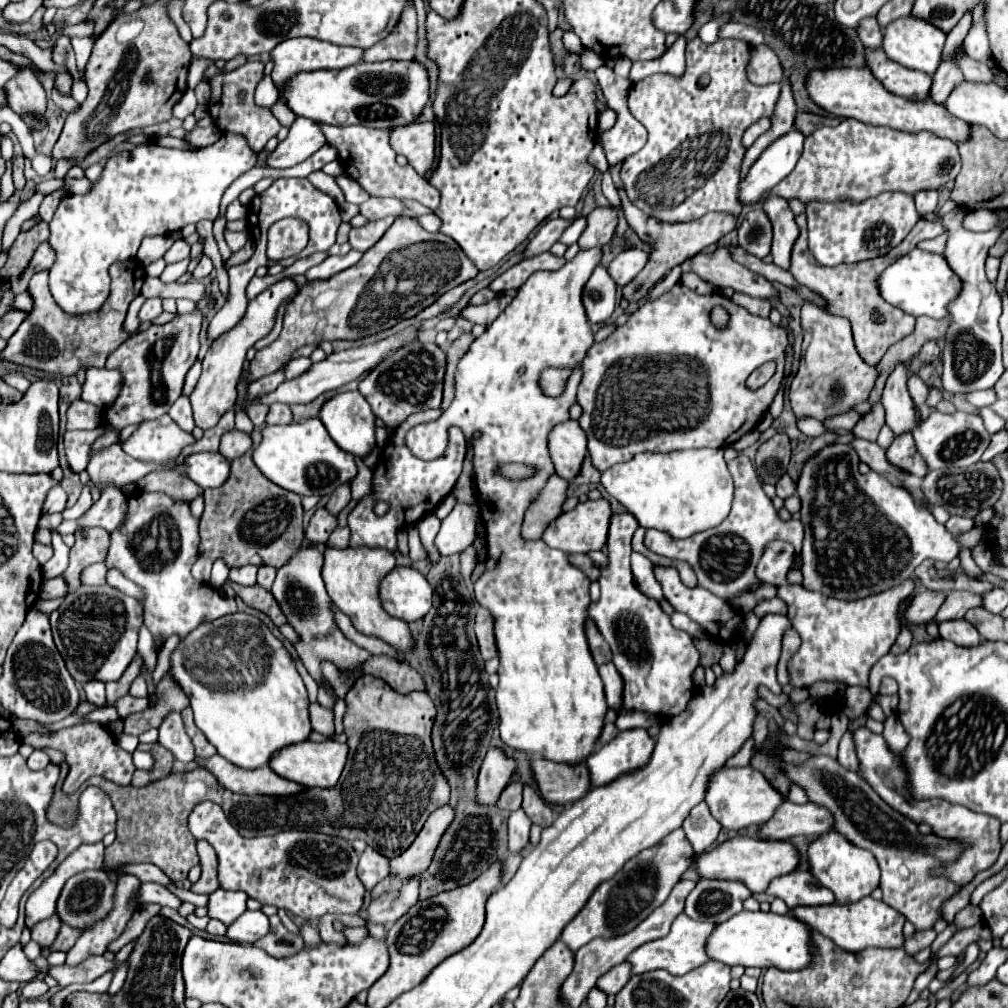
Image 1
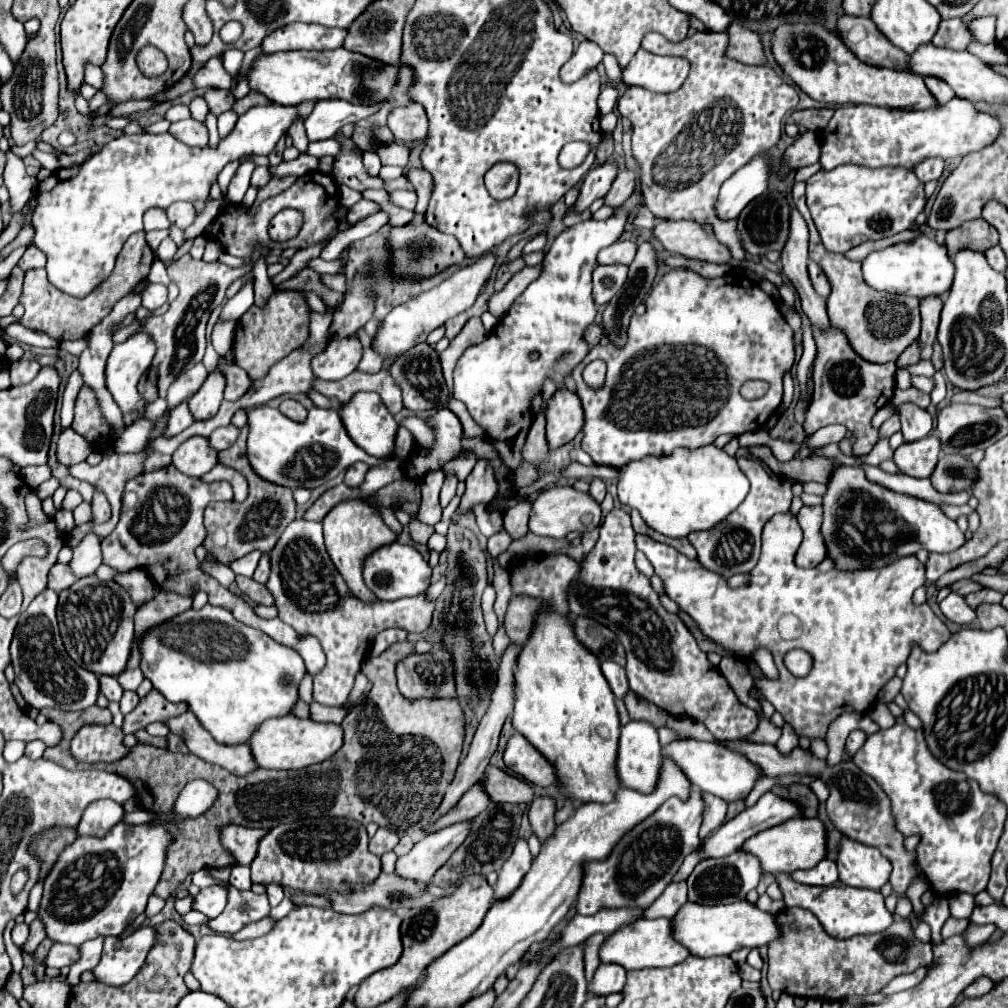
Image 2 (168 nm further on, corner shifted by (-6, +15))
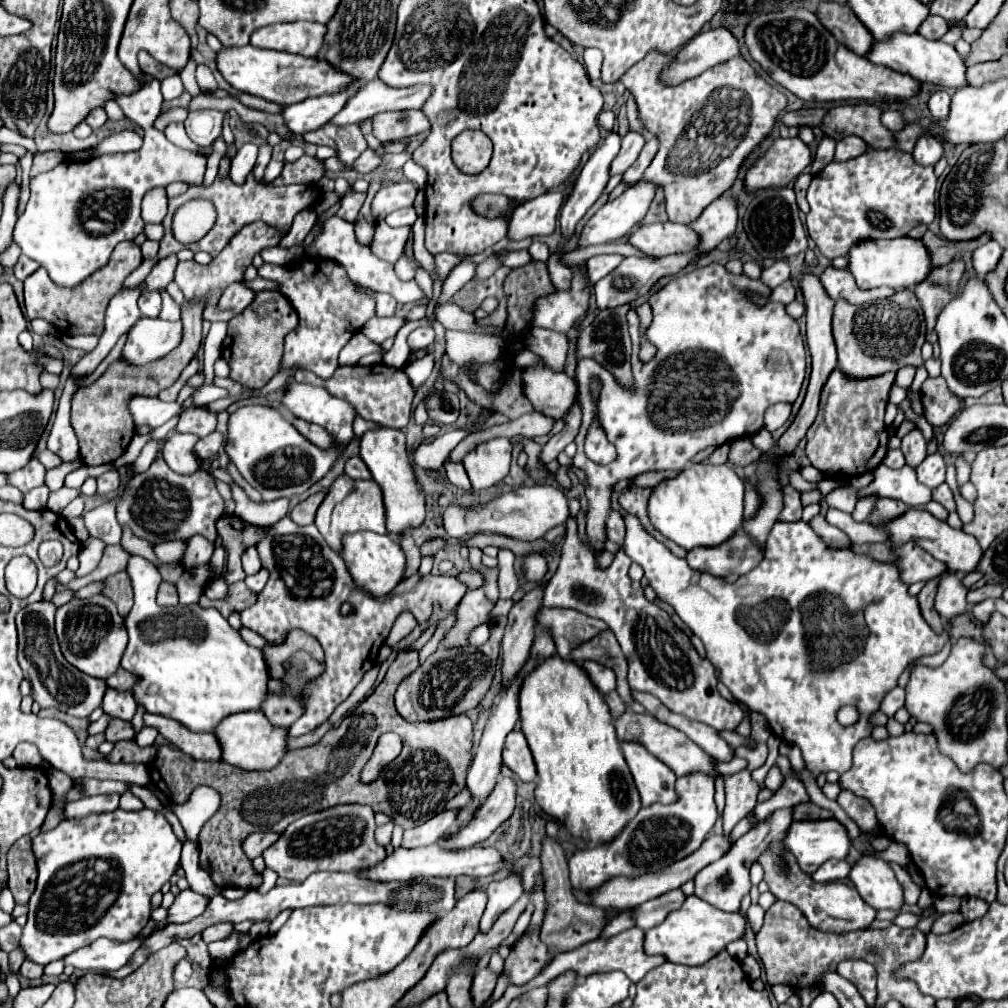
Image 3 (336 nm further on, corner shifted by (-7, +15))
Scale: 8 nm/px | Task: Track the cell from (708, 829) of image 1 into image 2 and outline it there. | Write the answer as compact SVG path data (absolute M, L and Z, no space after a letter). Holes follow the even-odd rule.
M702 792L702 802L704 802L704 816L702 816L702 828L700 828L700 838L710 836L716 828L724 824L726 818L726 802L720 798Z

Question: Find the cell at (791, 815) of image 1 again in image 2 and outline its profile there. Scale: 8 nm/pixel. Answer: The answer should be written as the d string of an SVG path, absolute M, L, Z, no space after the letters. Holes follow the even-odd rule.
M774 792L762 794L760 800L758 800L754 806L742 810L734 820L722 824L722 826L702 844L700 850L696 850L696 852L692 852L690 856L686 856L686 860L682 862L682 866L680 866L678 874L674 876L674 880L686 880L686 878L690 876L690 872L694 870L694 866L696 866L700 860L704 860L704 858L730 856L730 852L736 852L748 836L754 836L754 832L768 830L768 828L772 828L772 826L778 826L778 824L782 824L782 822L786 822L786 820L790 820L790 818L798 818L798 816L802 816L802 806L800 806L800 804L794 804L794 800L780 798L780 796L776 796Z

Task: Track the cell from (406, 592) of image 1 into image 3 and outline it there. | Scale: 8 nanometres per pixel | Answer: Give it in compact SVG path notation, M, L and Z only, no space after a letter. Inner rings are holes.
M353 532L343 536L343 544L341 544L341 552L339 556L343 558L347 572L351 574L351 578L355 580L355 584L367 592L371 592L373 596L387 596L403 578L403 570L405 570L405 554L401 550L401 546L391 540L389 536L381 536L375 532Z

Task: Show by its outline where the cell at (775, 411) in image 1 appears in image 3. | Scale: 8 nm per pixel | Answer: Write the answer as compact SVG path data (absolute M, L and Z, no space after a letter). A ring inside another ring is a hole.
M787 278L783 284L779 284L773 294L771 294L771 300L777 300L781 304L789 304L795 300L795 288L791 284L791 278Z

